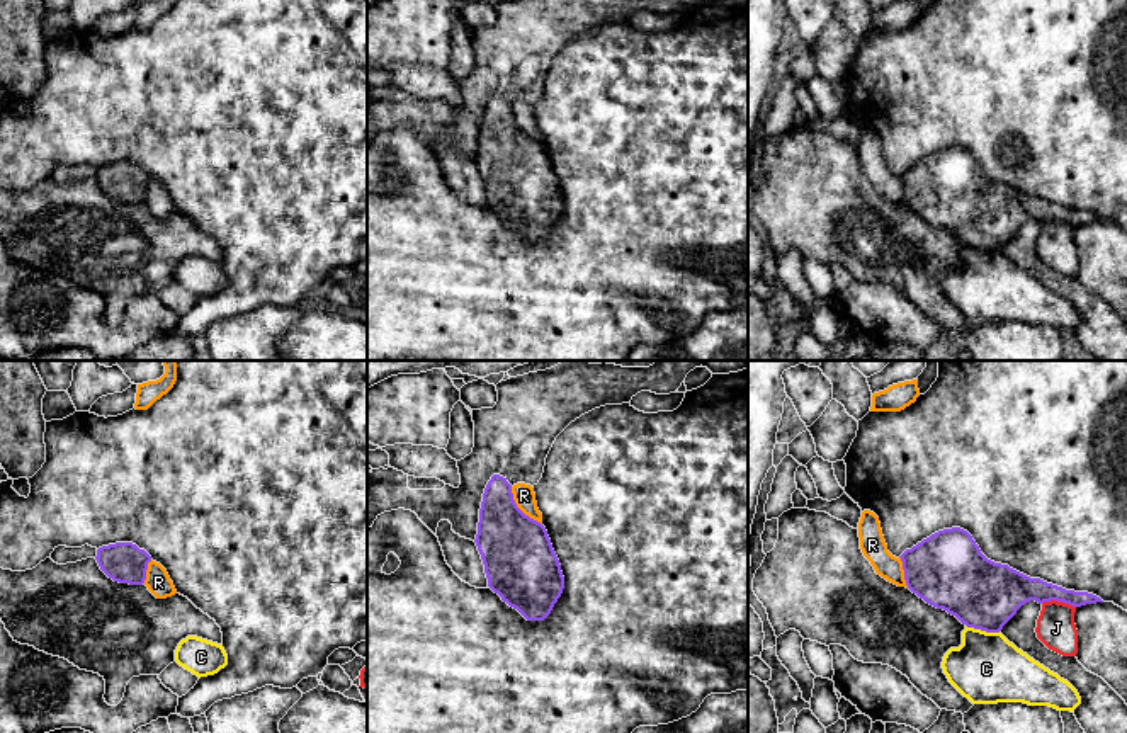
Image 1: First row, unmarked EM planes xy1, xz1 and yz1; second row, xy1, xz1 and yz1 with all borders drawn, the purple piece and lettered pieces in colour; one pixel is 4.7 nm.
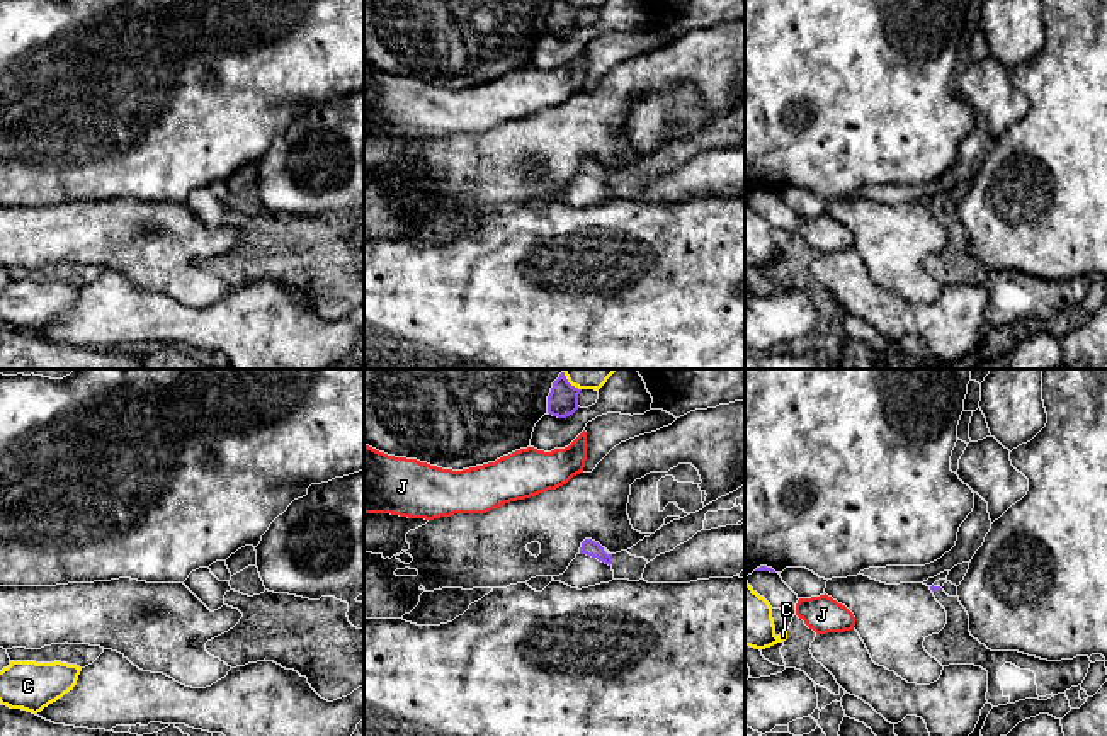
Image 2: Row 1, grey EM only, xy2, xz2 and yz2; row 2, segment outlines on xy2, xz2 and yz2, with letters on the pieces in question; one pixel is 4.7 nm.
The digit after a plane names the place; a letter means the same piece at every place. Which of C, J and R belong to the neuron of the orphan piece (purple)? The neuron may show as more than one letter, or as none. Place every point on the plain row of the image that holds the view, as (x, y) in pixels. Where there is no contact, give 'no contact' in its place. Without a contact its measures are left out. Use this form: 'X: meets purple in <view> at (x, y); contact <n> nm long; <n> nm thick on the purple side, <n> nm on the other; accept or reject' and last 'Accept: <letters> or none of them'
C: meets purple in yz1 at (983, 249); contact 170 nm long; 320 nm thick on the purple side, 340 nm on the other; reject
J: meets purple in yz1 at (1059, 220); contact 160 nm long; 190 nm thick on the purple side, 180 nm on the other; reject
R: meets purple in xz1 at (519, 128); contact 240 nm long; 340 nm thick on the purple side, 100 nm on the other; reject
Accept: none of them

